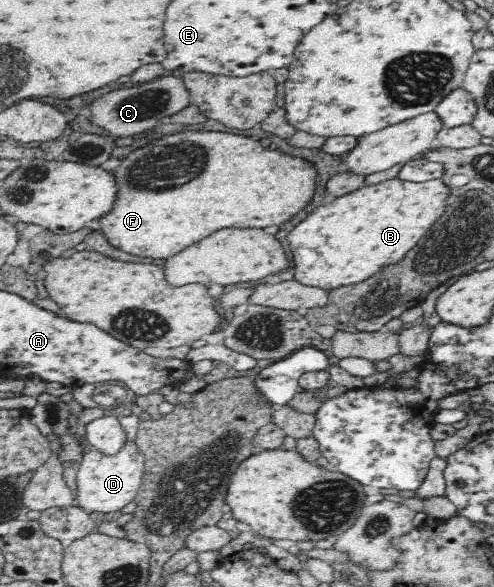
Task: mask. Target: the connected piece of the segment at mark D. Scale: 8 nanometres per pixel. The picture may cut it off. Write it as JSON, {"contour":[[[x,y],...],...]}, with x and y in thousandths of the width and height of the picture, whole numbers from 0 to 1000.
{"contour":[[[255,751],[247,768],[235,775],[211,775],[204,768],[170,765],[156,790],[150,843],[154,864],[188,879],[223,879],[241,876],[249,864],[267,857],[285,833],[287,811],[294,801],[294,782],[277,756]]]}

